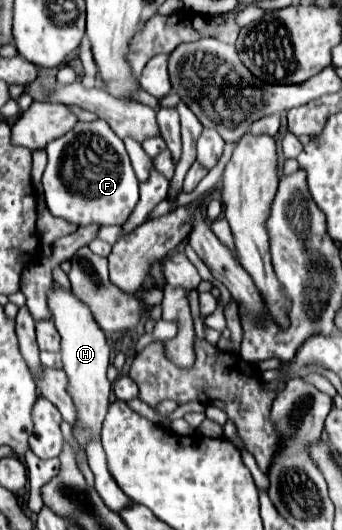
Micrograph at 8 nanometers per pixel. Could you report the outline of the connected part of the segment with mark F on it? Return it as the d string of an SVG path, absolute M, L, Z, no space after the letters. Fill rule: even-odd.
M101 118L95 122L79 122L65 136L49 142L45 146L45 152L49 156L49 162L43 172L43 190L47 208L53 216L59 216L75 226L121 226L129 218L135 204L139 202L139 180L129 162L123 140L109 128L107 122L103 122Z

